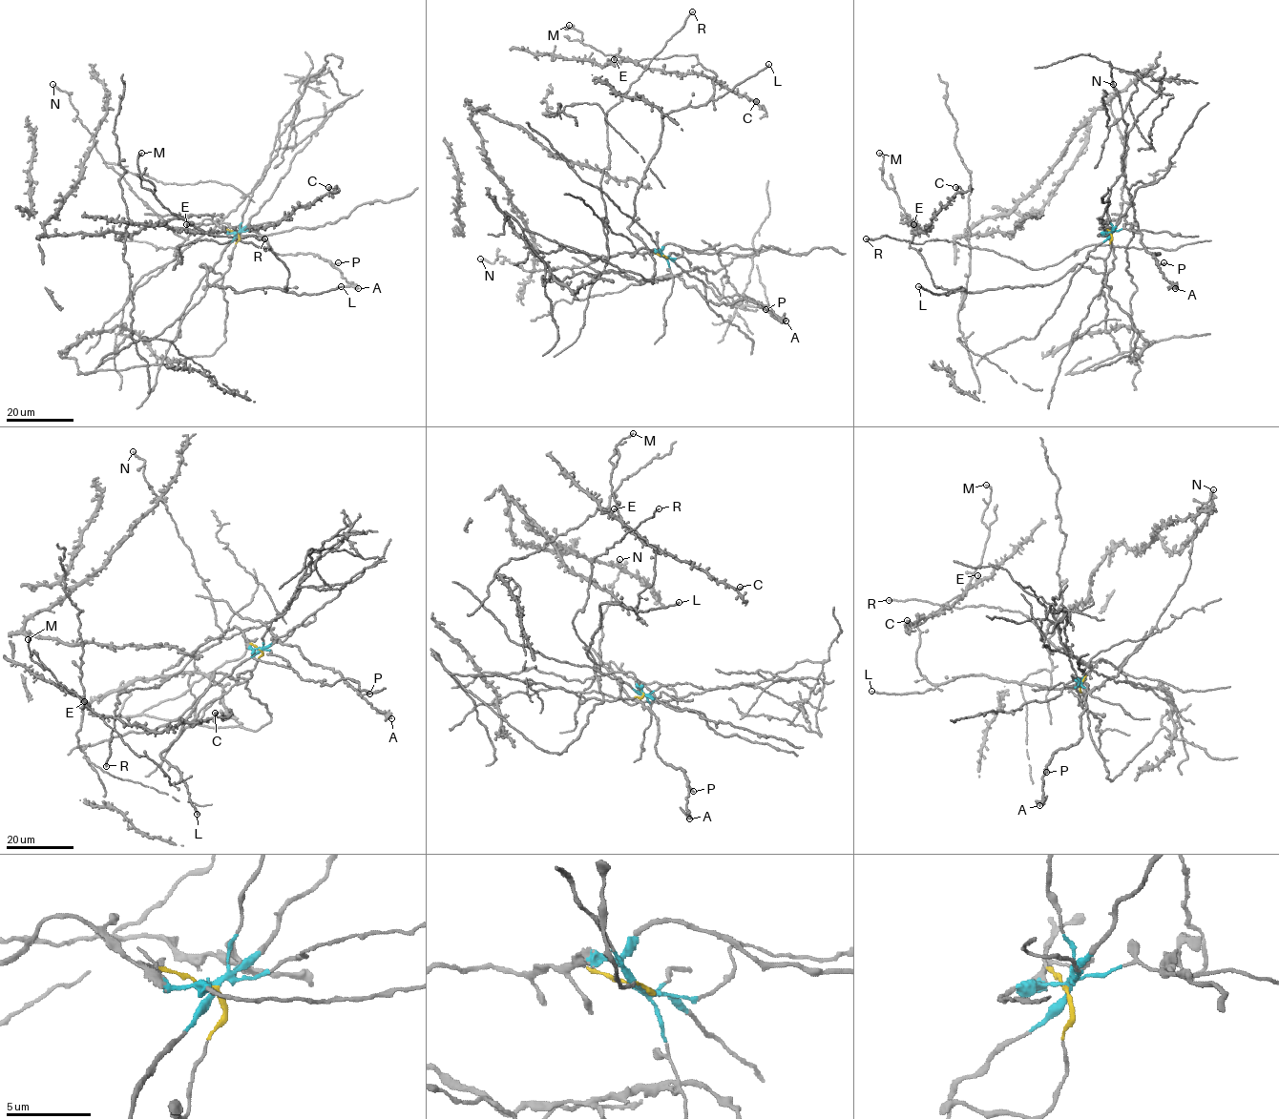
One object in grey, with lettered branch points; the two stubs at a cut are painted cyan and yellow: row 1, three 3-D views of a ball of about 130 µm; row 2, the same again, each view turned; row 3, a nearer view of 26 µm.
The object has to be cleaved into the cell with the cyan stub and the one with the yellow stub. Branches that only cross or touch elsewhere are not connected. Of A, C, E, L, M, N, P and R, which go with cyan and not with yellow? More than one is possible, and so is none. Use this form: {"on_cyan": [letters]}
{"on_cyan": ["A", "N", "P", "R"]}

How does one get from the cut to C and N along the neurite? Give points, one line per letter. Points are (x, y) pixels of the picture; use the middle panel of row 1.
C: (664, 257), (628, 229), (637, 188), (662, 118), (703, 105), (716, 74), (695, 55), (638, 61), (756, 102)
N: (664, 257), (655, 251), (621, 253), (582, 267), (553, 270), (523, 270), (502, 256), (492, 263), (480, 259)

